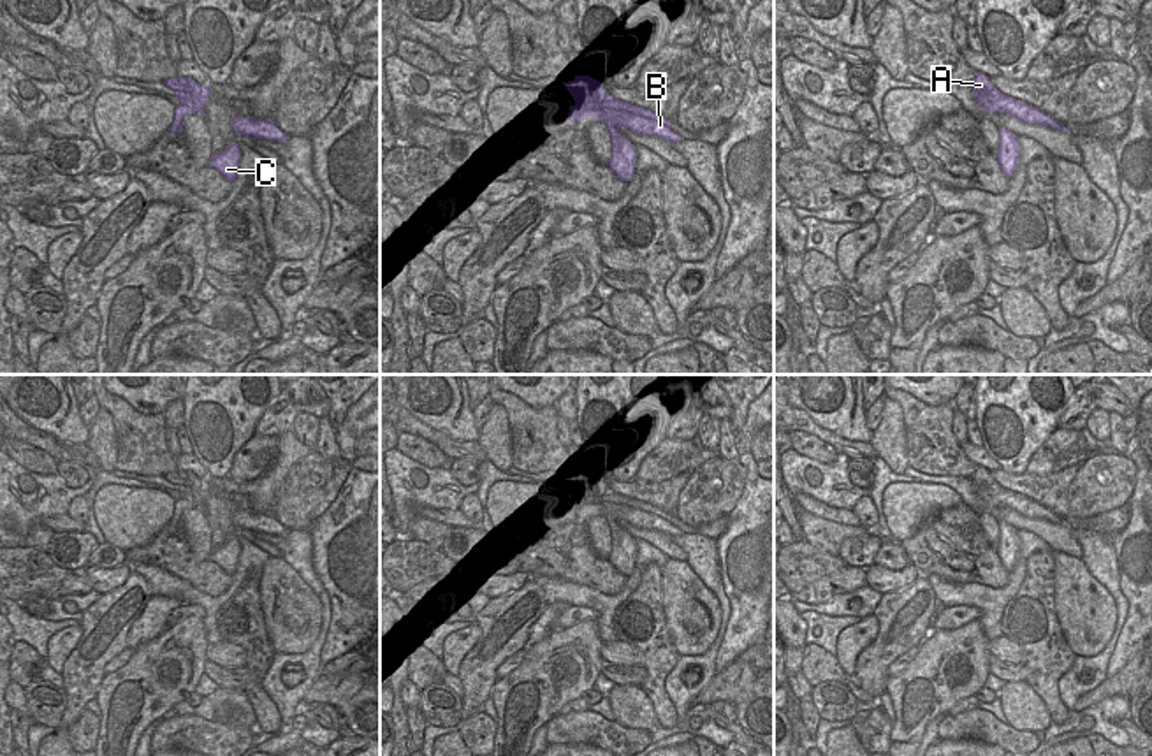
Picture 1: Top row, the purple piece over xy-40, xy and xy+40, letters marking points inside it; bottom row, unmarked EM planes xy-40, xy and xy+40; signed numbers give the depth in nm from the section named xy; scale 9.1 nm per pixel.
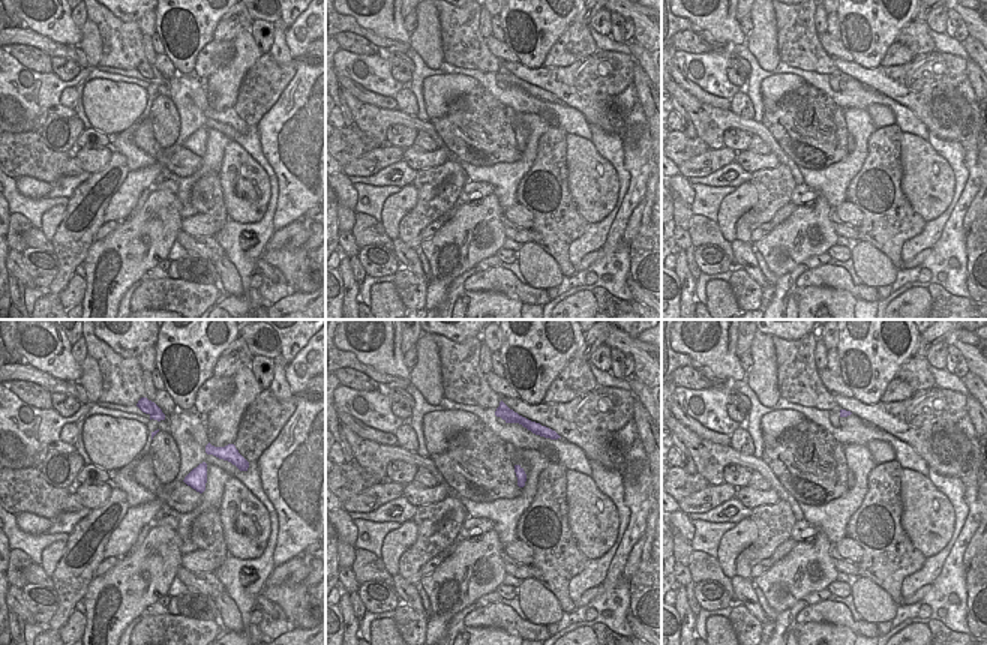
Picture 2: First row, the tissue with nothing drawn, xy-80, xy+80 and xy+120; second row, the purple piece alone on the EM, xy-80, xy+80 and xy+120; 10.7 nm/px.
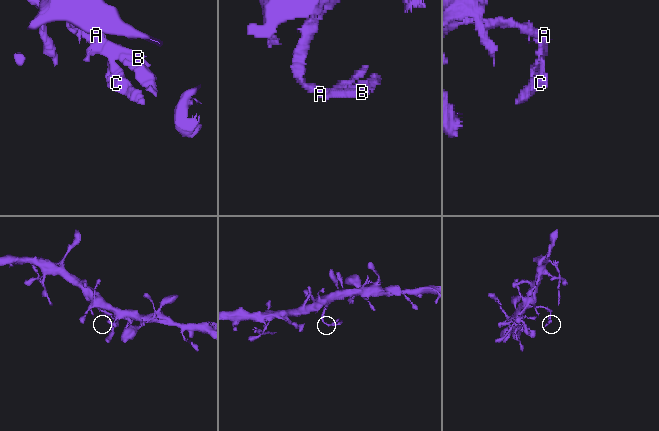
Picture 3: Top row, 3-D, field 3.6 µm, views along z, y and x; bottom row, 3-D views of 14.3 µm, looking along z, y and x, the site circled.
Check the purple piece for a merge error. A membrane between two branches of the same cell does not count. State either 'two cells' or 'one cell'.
one cell

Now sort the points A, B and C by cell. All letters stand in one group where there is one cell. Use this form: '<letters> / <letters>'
A B C

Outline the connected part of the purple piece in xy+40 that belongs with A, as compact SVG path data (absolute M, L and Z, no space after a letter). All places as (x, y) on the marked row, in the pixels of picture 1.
M978 72L971 83L973 98L988 113L1008 113L1029 125L1043 125L1052 130L1068 134L1064 123L1055 121L1043 111L1025 104L1024 100L1011 98L1001 93L992 83L990 77Z

